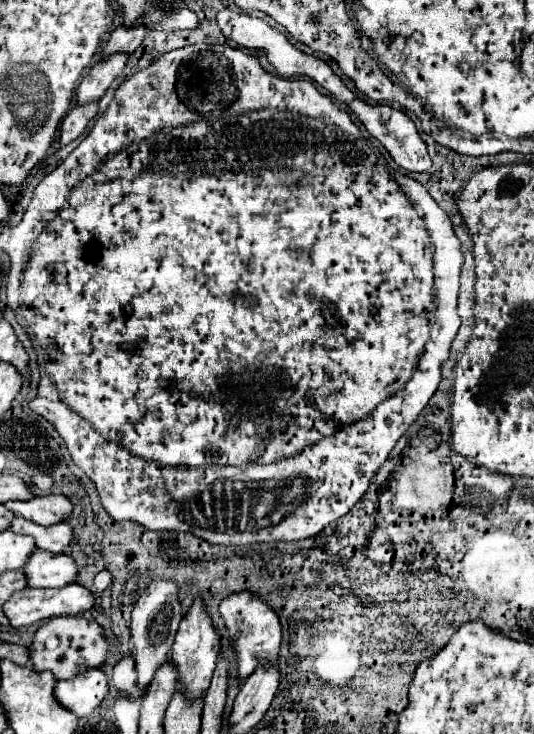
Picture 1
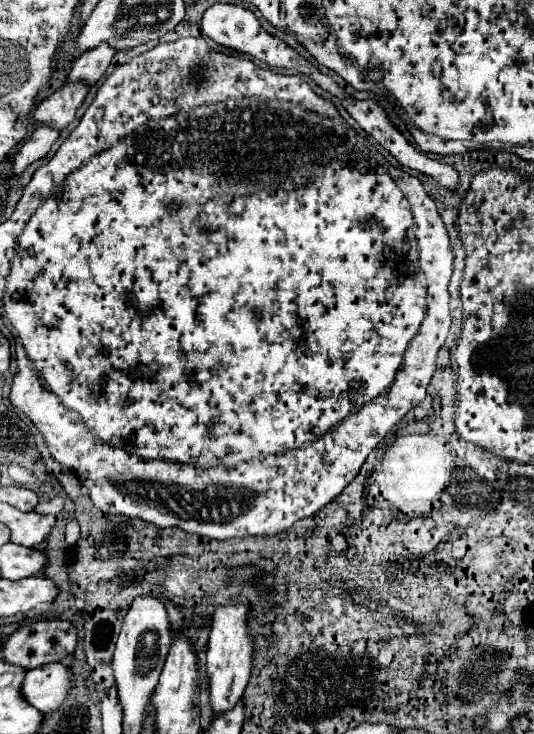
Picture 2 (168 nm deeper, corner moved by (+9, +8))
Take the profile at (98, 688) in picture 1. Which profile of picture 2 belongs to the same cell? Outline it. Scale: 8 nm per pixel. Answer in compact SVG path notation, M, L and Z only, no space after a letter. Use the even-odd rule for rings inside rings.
M59 662L27 670L21 684L21 696L43 714L49 714L55 708L59 708L69 690L71 672Z

